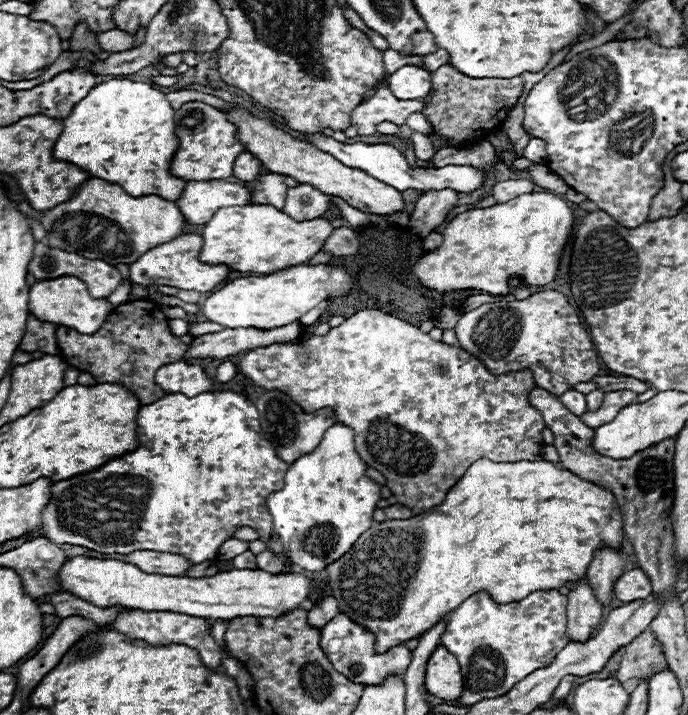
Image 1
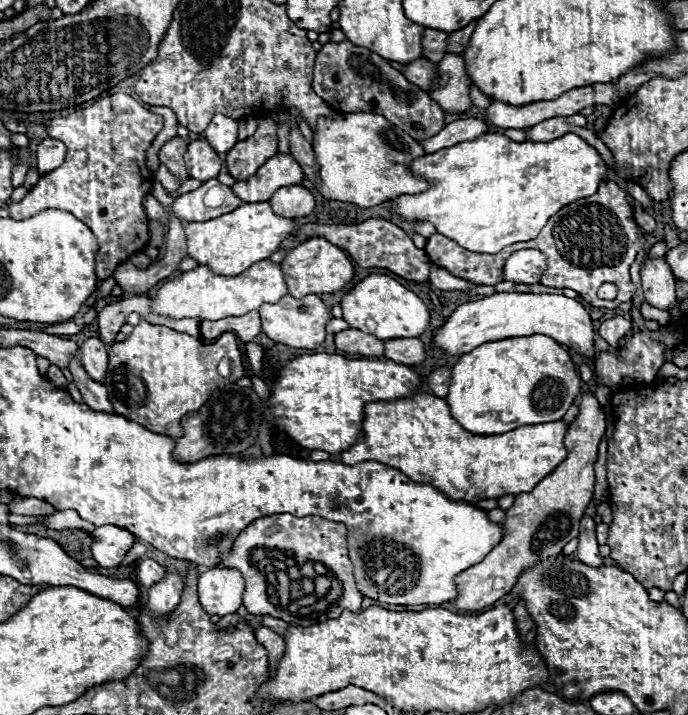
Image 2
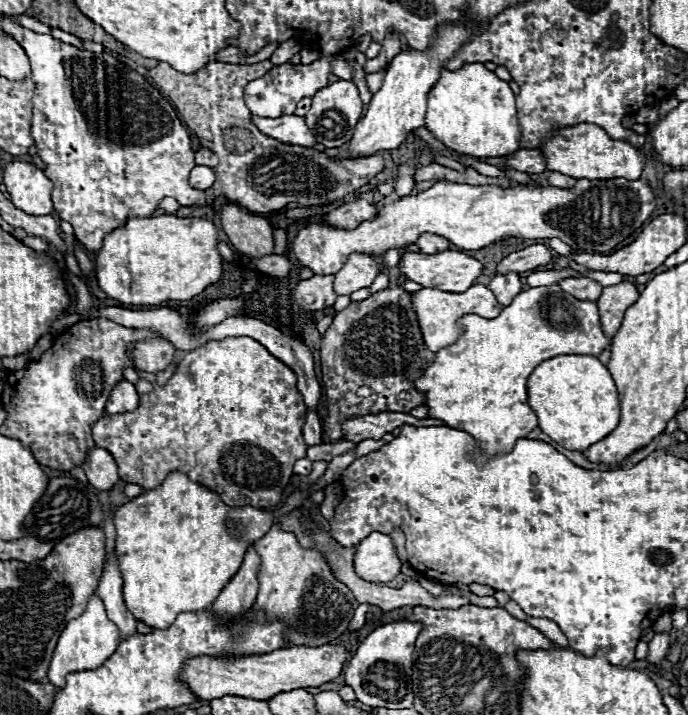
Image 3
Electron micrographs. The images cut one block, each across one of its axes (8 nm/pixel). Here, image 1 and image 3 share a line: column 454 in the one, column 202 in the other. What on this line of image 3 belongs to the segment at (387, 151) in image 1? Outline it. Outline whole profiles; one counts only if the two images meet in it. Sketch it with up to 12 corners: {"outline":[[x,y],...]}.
{"outline":[[194,166],[190,186],[208,190],[214,184],[214,170],[208,166]]}

